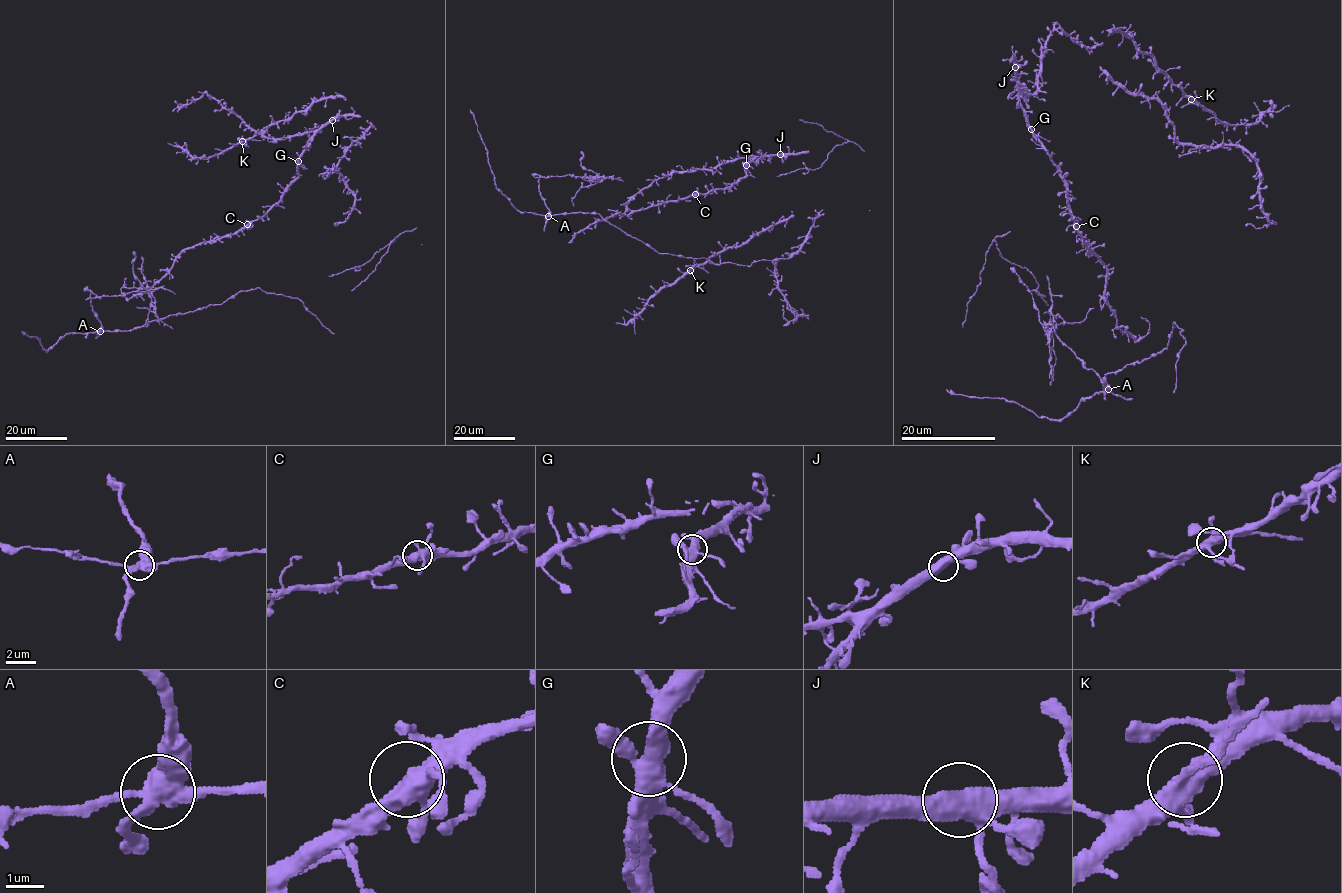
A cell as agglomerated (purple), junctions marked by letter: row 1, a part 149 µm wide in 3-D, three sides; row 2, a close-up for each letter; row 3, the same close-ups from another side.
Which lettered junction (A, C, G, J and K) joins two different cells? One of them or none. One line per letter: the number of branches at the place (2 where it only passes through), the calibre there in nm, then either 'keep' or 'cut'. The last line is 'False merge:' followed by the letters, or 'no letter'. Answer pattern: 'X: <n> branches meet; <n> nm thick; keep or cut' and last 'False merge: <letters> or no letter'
A: 4 branches meet; 460 nm thick; cut
C: 4 branches meet; 440 nm thick; keep
G: 4 branches meet; 440 nm thick; keep
J: 4 branches meet; 440 nm thick; keep
K: 4 branches meet; 440 nm thick; keep
False merge: A

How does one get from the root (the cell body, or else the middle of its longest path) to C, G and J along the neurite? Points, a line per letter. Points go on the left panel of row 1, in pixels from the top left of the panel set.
C: (260, 219), (247, 224)
G: (260, 219), (298, 176), (298, 161)
J: (260, 219), (298, 176), (298, 160), (307, 143), (332, 120)

